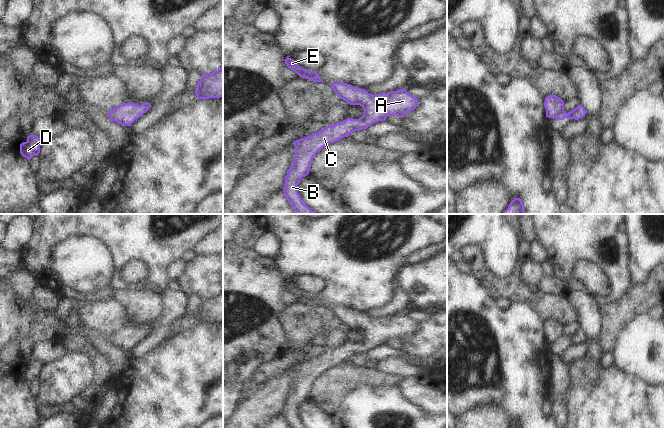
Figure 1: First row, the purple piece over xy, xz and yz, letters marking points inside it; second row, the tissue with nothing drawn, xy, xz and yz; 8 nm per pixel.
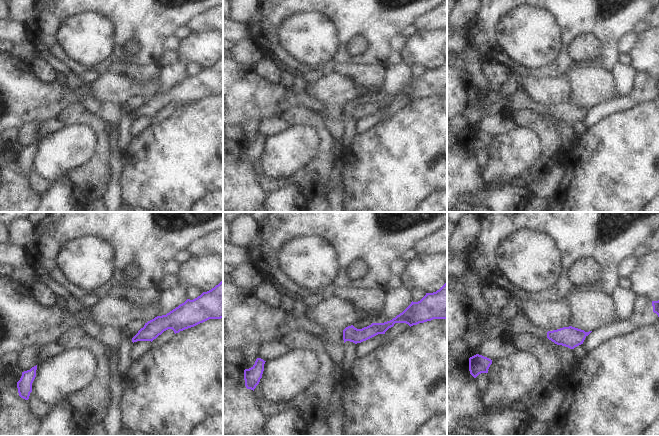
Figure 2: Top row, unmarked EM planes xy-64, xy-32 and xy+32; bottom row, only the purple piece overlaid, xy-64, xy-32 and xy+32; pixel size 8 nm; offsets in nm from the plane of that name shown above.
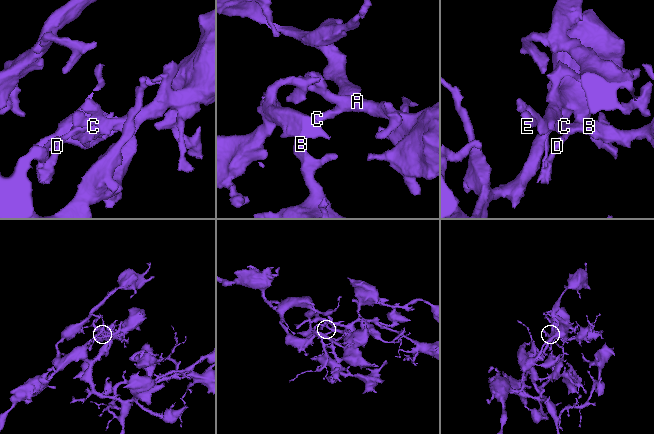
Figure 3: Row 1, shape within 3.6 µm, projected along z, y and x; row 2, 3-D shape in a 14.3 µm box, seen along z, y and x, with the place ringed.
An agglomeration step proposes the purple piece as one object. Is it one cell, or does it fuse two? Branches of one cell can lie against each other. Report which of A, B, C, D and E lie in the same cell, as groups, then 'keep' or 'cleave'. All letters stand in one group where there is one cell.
A B C D E | keep

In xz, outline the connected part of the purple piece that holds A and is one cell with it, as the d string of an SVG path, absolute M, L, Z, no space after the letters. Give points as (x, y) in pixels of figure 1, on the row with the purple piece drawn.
M333 82L329 85L341 99L350 105L362 106L364 112L359 119L348 117L292 143L295 146L295 154L284 179L283 192L295 214L316 214L302 202L298 193L298 184L303 177L309 174L313 157L323 147L348 137L355 131L367 129L376 122L385 121L389 115L397 115L401 118L413 111L418 104L418 99L410 95L406 89L372 95L365 89L347 83Z

